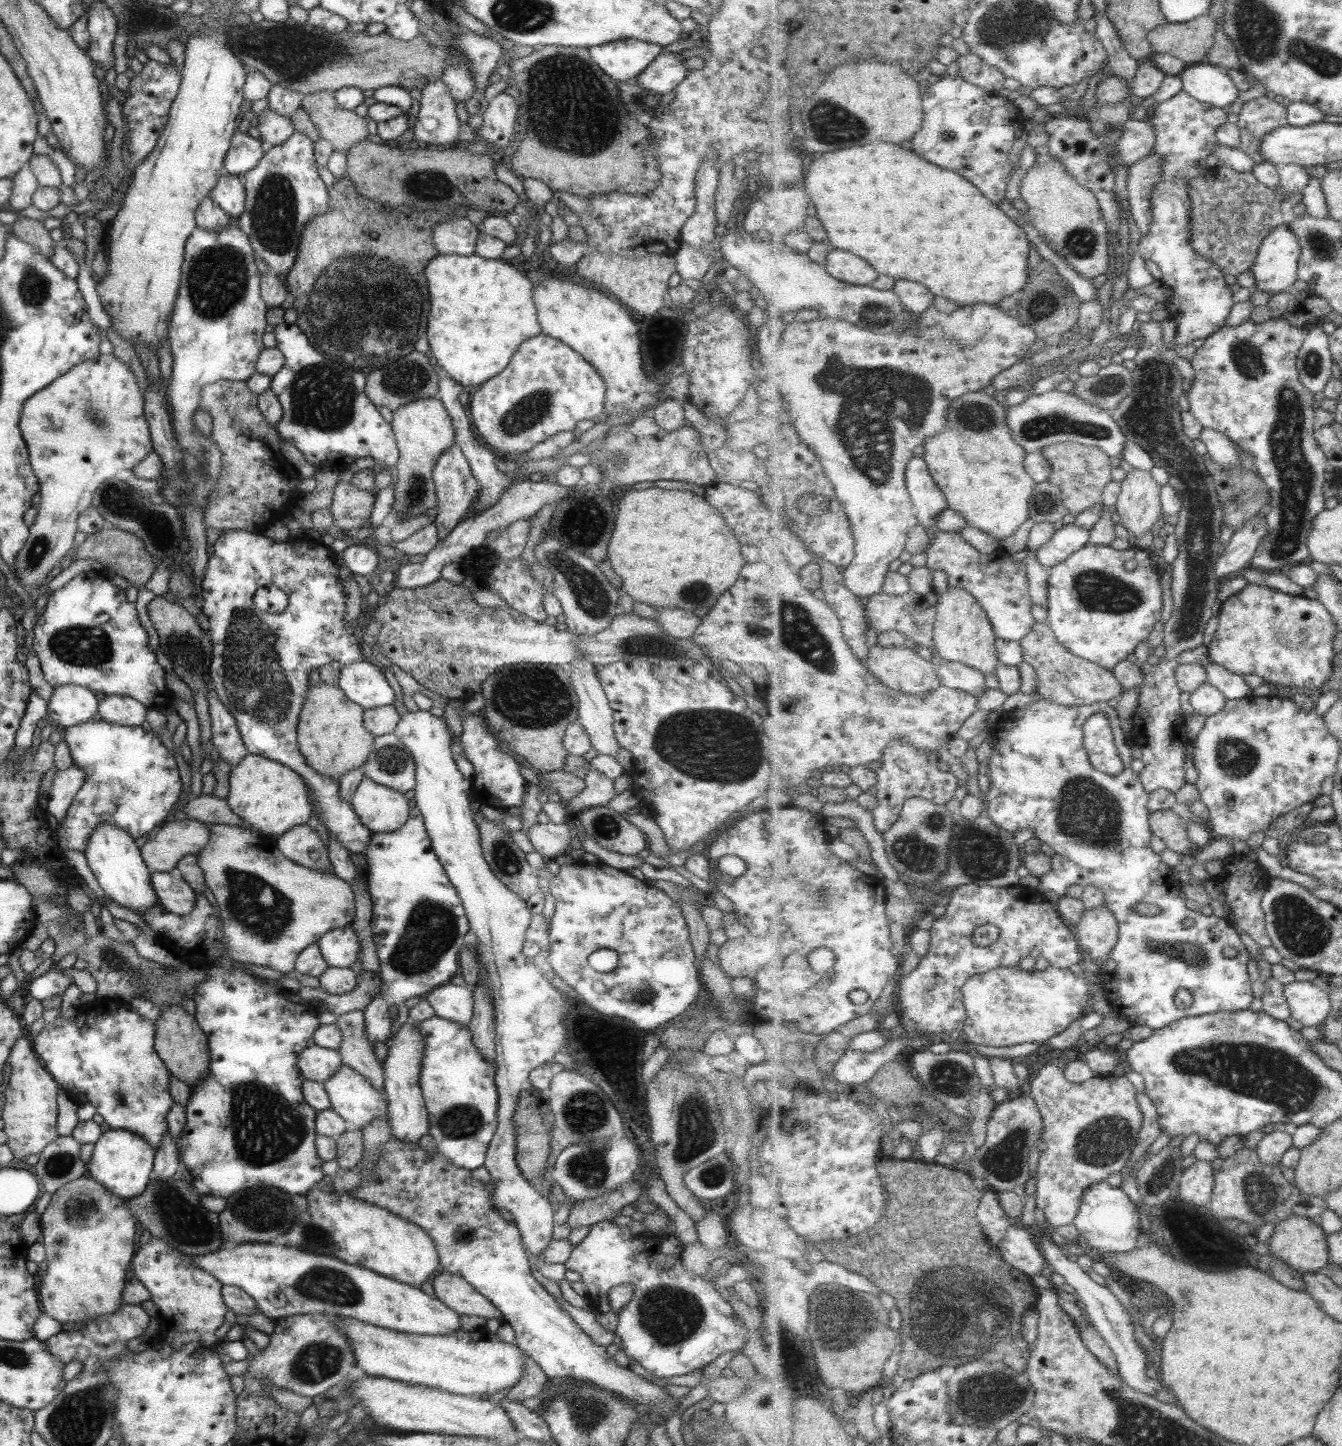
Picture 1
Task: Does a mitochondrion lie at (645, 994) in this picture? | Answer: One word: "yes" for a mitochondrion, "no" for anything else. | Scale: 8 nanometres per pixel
yes

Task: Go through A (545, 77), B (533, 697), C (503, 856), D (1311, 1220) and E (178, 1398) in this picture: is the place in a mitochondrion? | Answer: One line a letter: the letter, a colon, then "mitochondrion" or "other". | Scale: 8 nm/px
A: mitochondrion
B: mitochondrion
C: mitochondrion
D: other
E: other

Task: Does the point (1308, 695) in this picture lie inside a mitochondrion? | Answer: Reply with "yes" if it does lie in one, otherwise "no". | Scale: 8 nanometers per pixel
no

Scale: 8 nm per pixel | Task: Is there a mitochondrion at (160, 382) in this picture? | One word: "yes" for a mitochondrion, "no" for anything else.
no

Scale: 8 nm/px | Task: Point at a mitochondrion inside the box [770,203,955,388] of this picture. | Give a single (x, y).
(875, 314)

